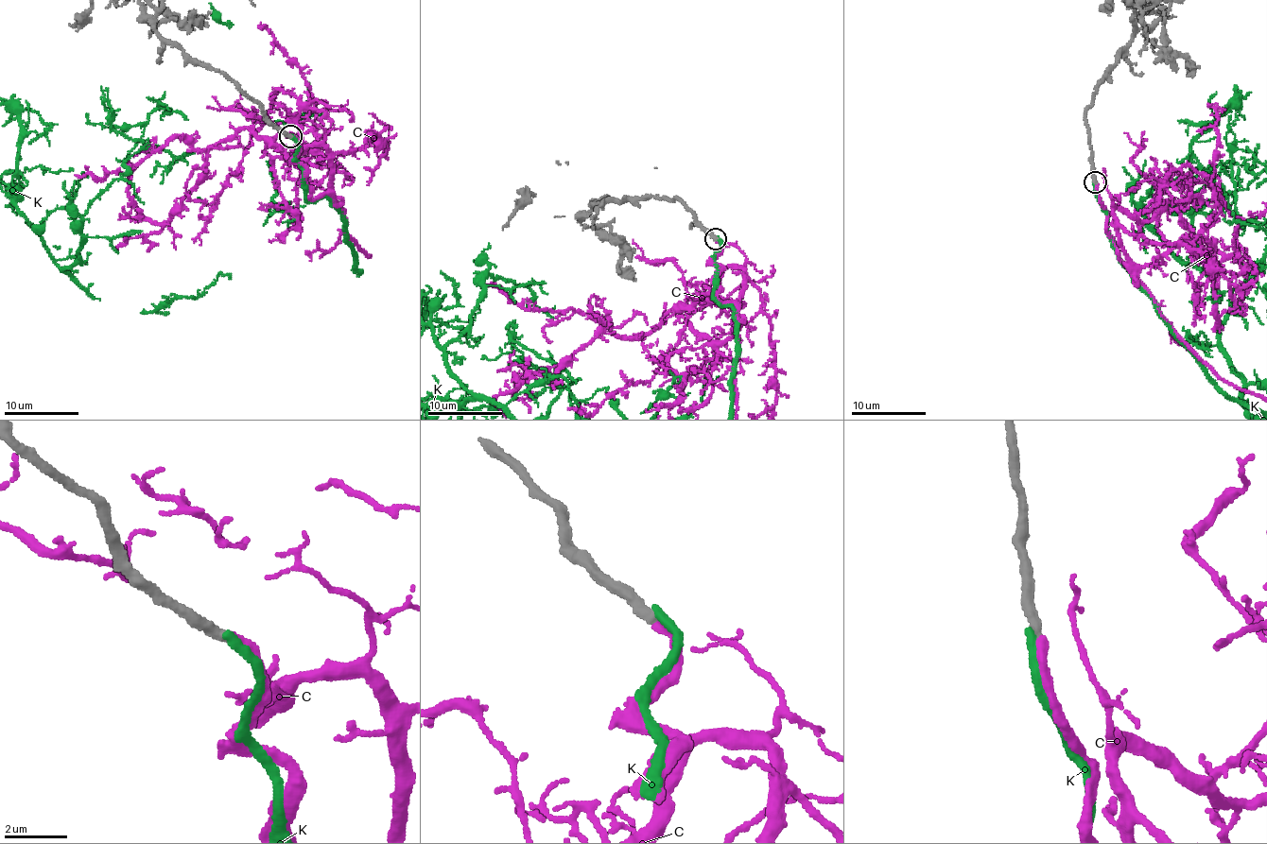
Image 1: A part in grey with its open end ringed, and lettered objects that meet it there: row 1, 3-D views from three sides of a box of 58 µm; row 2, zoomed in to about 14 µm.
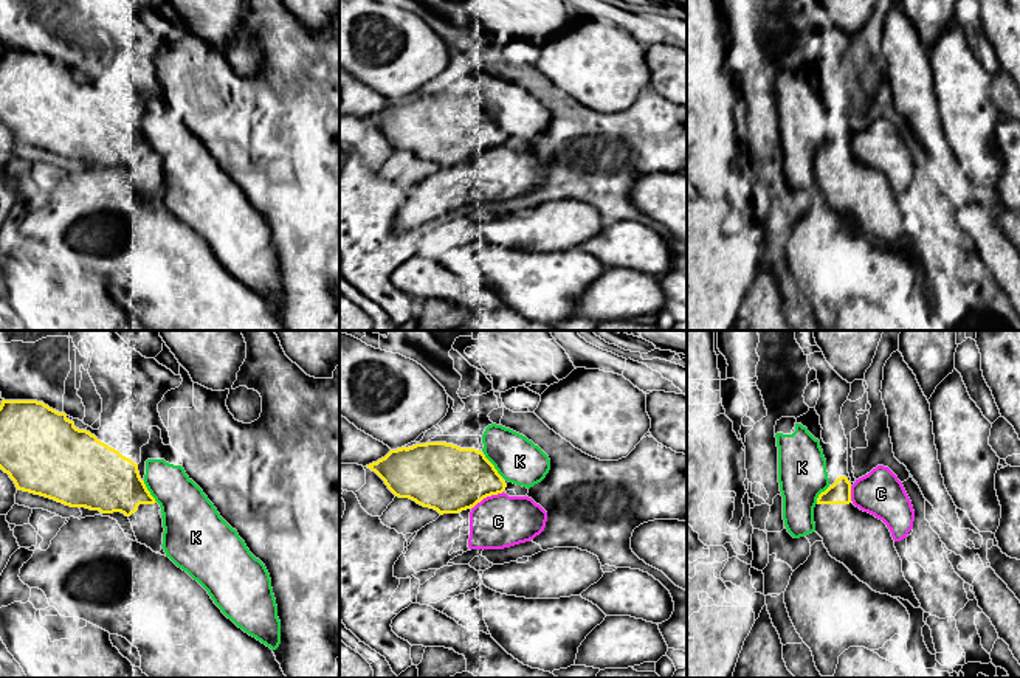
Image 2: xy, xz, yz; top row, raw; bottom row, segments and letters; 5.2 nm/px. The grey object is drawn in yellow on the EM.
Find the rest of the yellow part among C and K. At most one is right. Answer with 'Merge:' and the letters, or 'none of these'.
Merge: none of these

